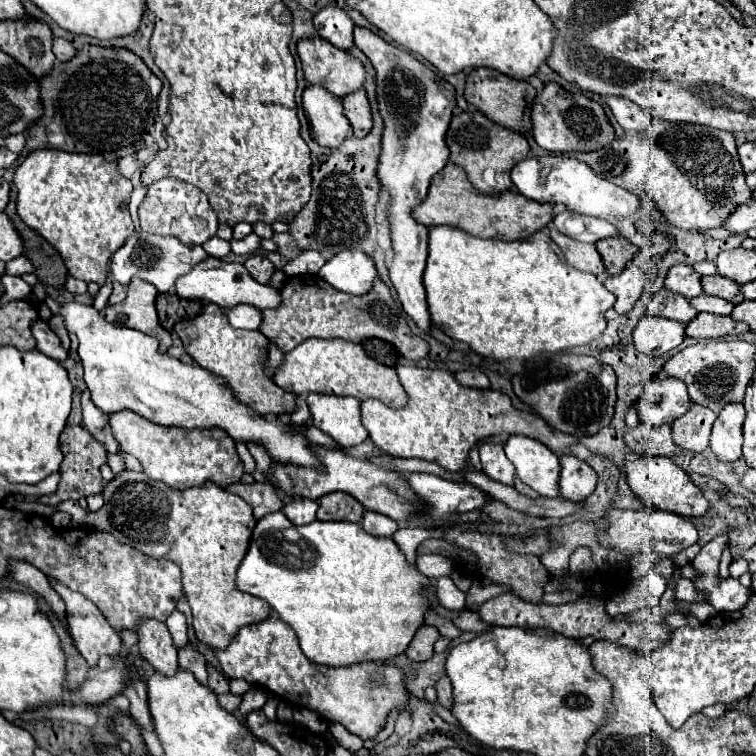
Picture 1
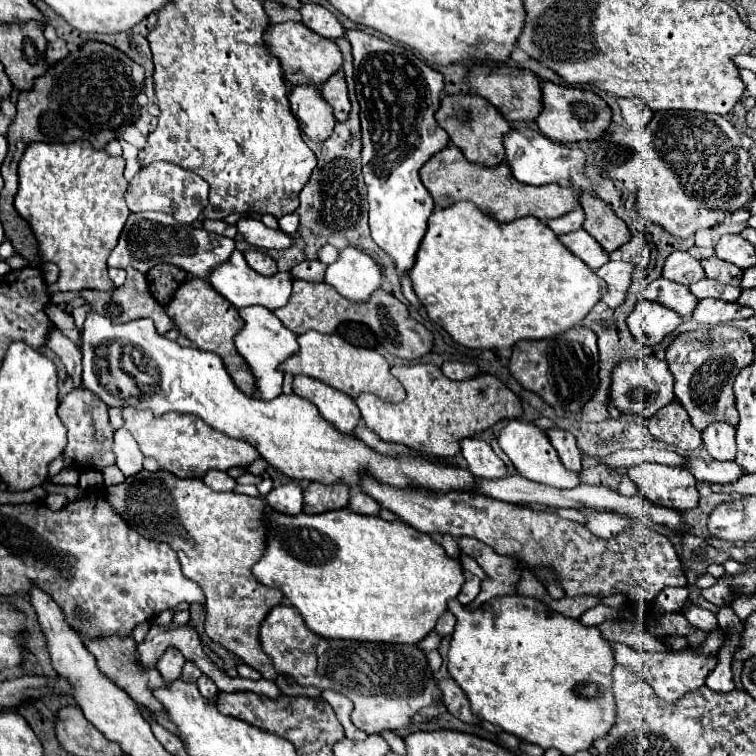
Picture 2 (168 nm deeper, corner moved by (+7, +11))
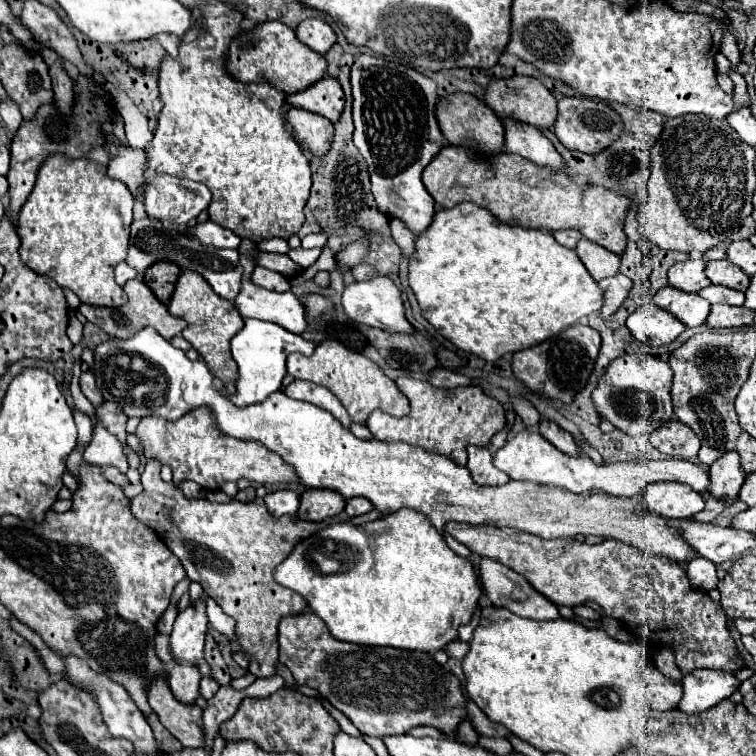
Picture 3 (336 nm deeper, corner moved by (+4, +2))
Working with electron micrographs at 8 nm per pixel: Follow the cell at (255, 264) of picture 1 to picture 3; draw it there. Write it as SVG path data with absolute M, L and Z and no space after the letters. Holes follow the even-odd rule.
M256 266L250 280L260 286L260 288L266 288L266 290L276 290L276 292L288 292L290 290L290 282L286 276L282 276L280 272L272 272L268 268L262 268L262 266Z

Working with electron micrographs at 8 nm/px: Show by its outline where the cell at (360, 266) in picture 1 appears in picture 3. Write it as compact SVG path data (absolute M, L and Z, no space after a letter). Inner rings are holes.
M376 276L372 280L354 282L346 286L342 294L342 306L344 306L344 314L358 324L382 328L384 332L390 334L414 334L412 324L406 320L406 310L404 310L400 290L388 276Z

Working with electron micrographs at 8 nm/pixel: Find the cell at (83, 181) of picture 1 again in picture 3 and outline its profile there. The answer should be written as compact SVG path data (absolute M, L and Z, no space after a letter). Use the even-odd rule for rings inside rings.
M50 156L38 172L34 190L18 216L20 256L34 272L56 280L62 288L70 288L82 304L118 308L126 304L124 290L114 280L114 268L126 258L128 230L132 224L134 198L126 184L106 176L106 166L88 158L70 160L66 156Z

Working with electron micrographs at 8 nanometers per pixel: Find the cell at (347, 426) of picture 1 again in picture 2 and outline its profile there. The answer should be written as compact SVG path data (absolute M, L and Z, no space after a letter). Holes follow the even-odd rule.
M297 375L293 381L293 391L295 395L311 401L319 409L321 417L341 433L347 433L347 435L353 433L353 429L361 421L361 413L349 395L317 379Z

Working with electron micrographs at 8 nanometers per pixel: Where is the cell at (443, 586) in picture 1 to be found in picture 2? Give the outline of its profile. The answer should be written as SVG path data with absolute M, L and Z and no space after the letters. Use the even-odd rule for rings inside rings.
M517 595L489 599L477 611L467 611L455 598L449 601L449 611L457 617L457 625L455 625L451 645L449 645L449 651L447 651L447 659L449 659L447 671L457 681L457 685L463 689L463 693L467 695L473 715L501 727L505 733L511 733L511 735L519 737L521 741L539 745L543 749L555 747L563 755L575 755L577 751L589 749L595 737L603 737L603 733L607 733L607 729L611 729L611 725L615 721L615 701L613 701L613 693L611 693L611 669L615 665L615 659L613 659L613 651L611 651L609 643L601 637L601 631L597 627L583 627L577 619L569 619L569 617L557 613L557 611L549 609L545 603L541 603L537 599L517 597Z

